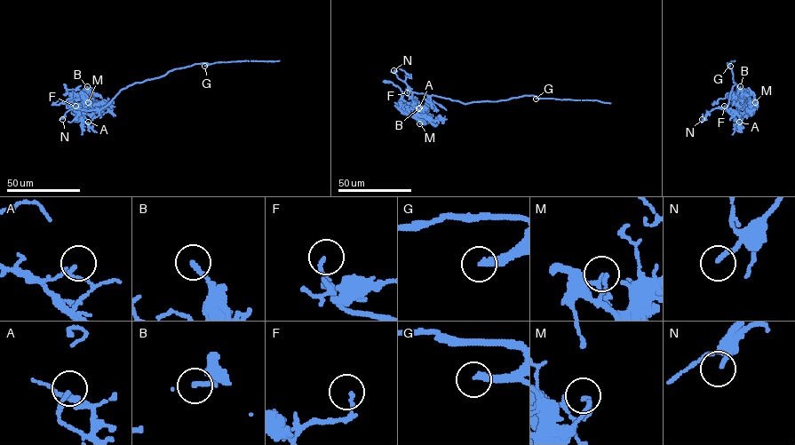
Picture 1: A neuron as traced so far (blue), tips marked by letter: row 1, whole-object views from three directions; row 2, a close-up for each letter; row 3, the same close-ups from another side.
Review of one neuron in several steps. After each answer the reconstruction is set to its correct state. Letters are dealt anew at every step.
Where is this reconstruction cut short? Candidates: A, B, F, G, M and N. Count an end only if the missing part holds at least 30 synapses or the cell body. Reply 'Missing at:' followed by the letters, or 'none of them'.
Missing at: F, G, N

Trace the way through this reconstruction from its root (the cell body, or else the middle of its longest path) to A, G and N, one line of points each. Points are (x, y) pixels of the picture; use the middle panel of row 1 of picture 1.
A: (466, 103), (413, 92), (412, 107), (419, 107)
G: (466, 103), (525, 95), (538, 97), (536, 99)
N: (466, 103), (412, 91), (393, 70)

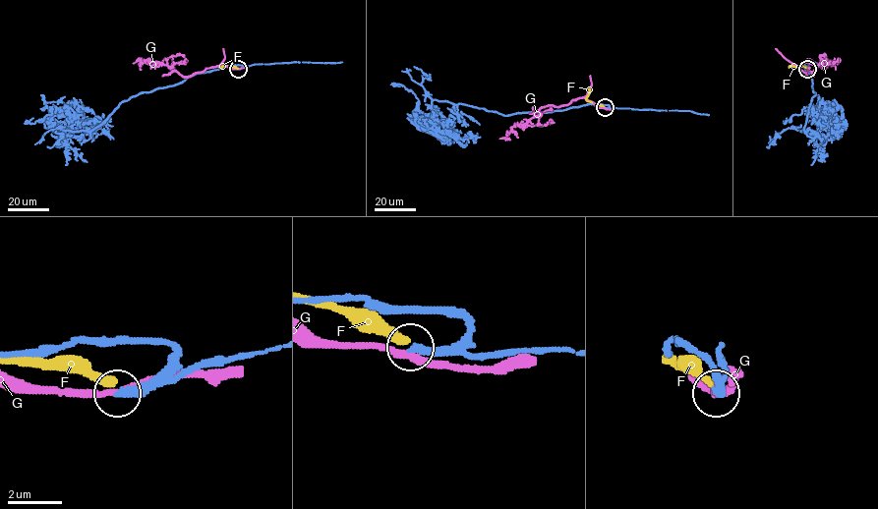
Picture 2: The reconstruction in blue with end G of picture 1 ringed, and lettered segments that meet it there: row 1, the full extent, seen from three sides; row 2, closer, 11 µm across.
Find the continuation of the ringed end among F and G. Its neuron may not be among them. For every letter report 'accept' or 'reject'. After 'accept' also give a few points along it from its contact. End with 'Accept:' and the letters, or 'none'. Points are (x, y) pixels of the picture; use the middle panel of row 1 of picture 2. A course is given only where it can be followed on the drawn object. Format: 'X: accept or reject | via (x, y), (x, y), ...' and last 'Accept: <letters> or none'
F: reject
G: reject
Accept: none

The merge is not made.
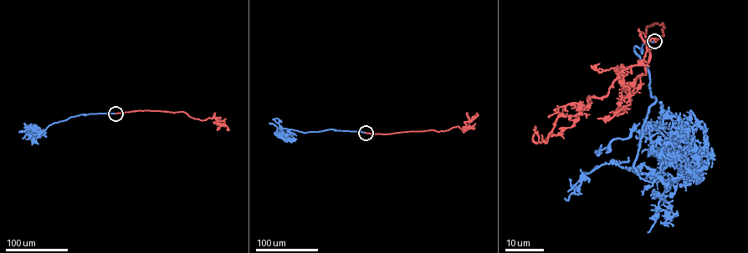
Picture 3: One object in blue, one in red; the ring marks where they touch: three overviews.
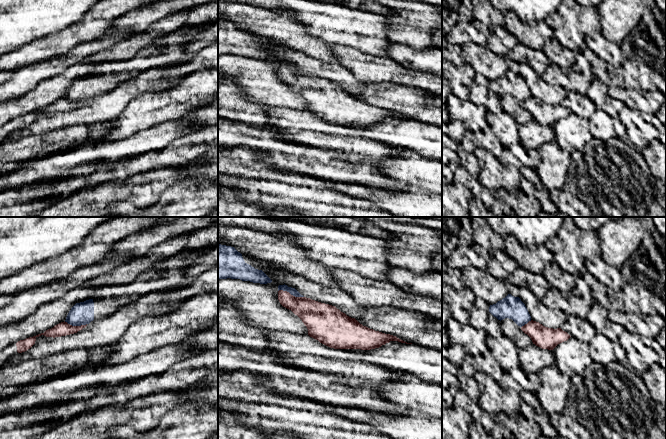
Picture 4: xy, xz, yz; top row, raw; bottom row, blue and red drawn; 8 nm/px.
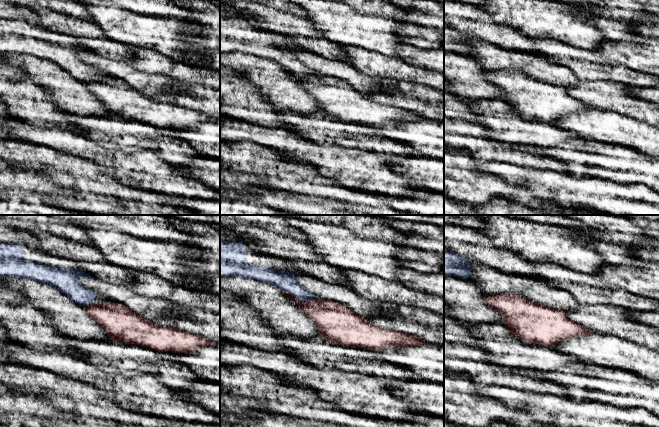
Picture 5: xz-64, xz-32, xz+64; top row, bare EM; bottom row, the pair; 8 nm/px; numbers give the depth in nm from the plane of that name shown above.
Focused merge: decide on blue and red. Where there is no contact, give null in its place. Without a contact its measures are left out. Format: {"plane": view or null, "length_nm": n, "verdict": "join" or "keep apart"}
{"plane": "xz", "length_nm": 220, "verdict": "keep apart"}

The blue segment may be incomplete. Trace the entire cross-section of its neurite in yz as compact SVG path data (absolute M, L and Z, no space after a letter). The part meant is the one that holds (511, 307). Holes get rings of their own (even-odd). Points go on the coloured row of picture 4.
M508 294L496 304L490 305L489 312L498 320L512 319L518 326L522 327L531 321L531 316L519 297Z

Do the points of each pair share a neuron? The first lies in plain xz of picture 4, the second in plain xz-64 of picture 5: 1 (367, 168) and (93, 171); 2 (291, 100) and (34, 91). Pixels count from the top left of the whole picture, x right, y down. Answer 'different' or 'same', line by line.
1: different
2: different

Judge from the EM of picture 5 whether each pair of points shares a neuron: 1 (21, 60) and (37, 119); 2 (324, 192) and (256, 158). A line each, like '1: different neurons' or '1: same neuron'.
1: different neurons
2: same neuron

